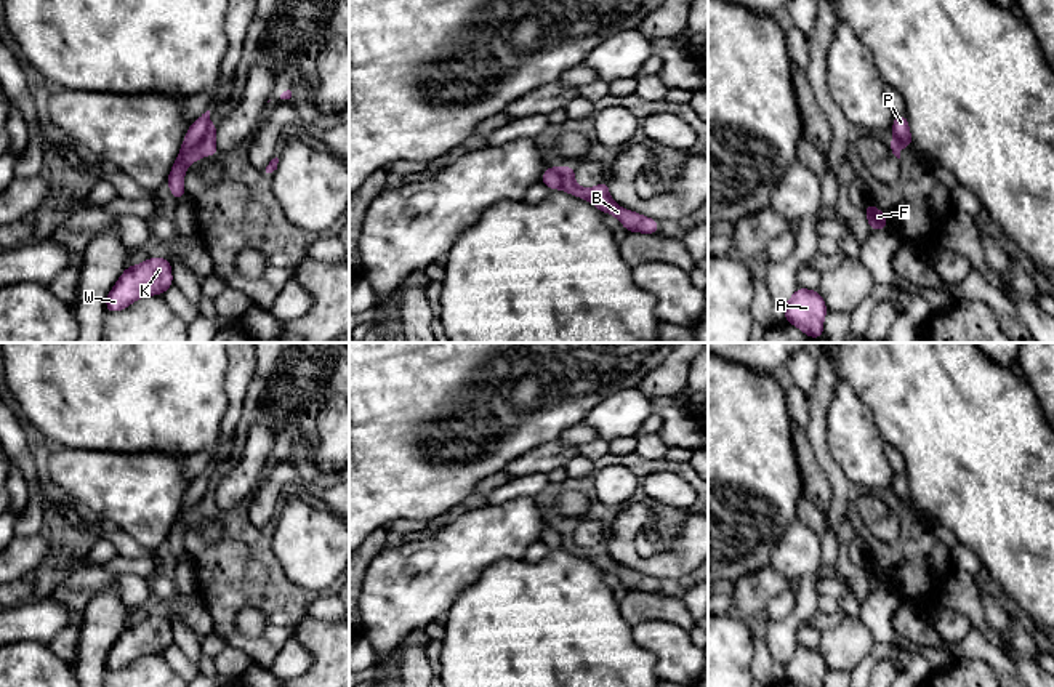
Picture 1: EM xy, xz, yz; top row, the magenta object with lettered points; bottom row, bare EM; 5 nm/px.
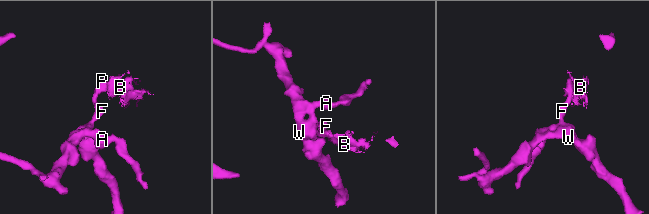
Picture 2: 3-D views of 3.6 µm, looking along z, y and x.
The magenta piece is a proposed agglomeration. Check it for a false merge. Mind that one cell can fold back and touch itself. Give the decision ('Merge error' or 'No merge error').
Merge error

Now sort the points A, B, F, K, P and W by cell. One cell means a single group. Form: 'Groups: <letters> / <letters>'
Groups: A F K P W / B

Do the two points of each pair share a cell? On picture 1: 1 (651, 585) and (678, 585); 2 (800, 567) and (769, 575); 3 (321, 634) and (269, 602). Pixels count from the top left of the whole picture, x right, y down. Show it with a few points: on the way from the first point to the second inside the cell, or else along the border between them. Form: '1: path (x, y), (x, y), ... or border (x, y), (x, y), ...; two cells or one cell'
1: path (657, 585), (671, 585); one cell
2: border (772, 564), (790, 582); two cells
3: border (306, 614), (293, 634); two cells

